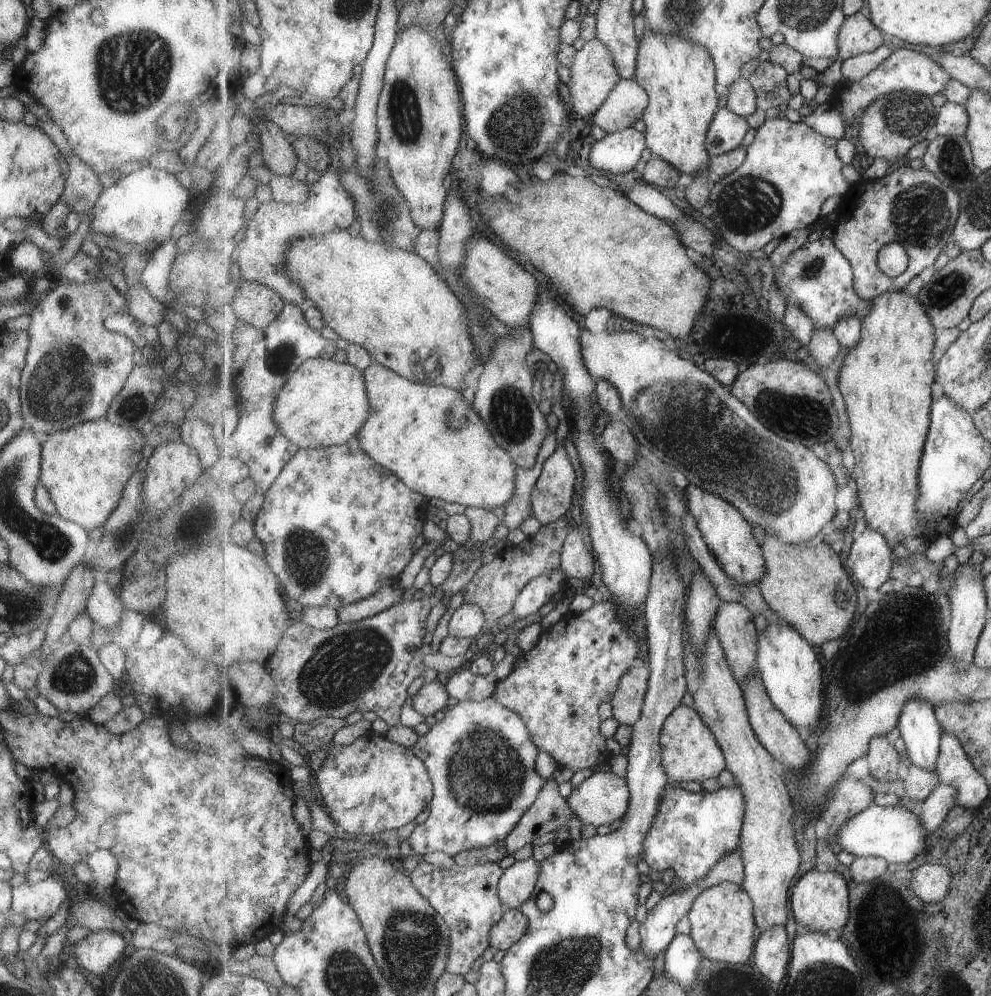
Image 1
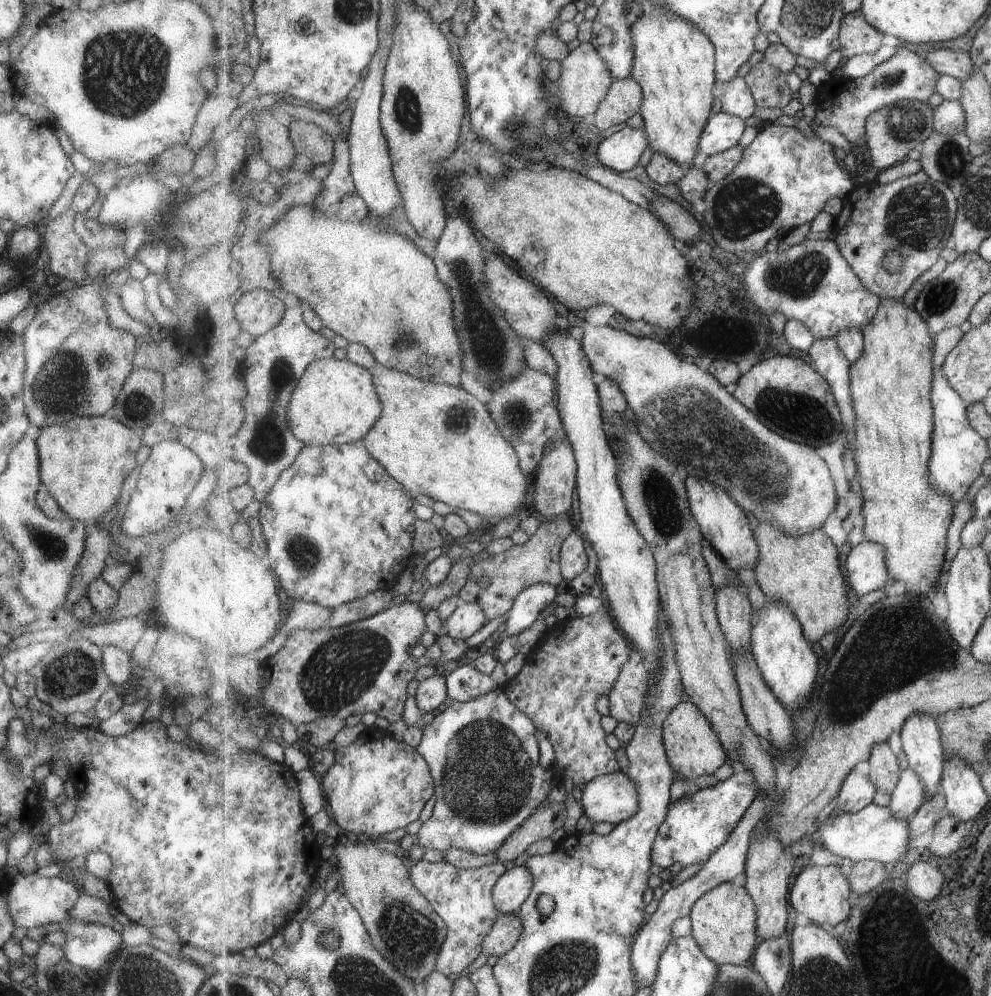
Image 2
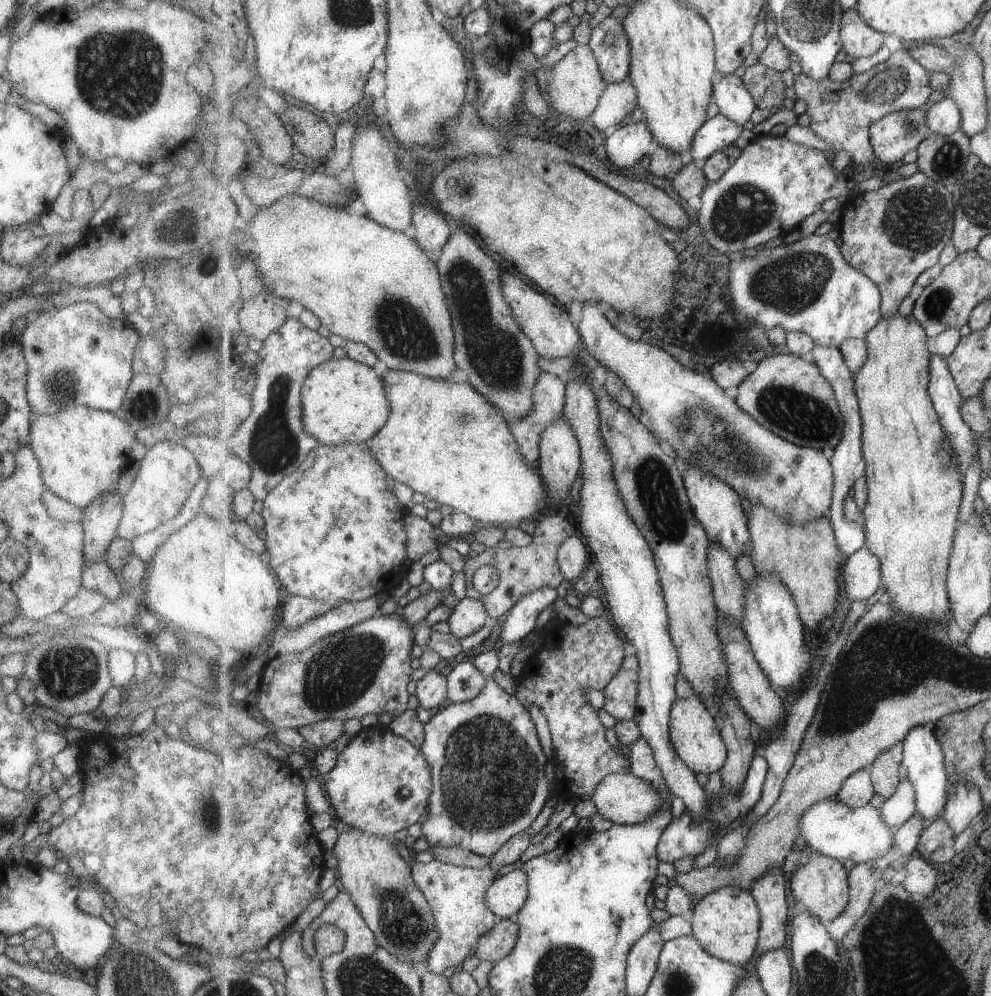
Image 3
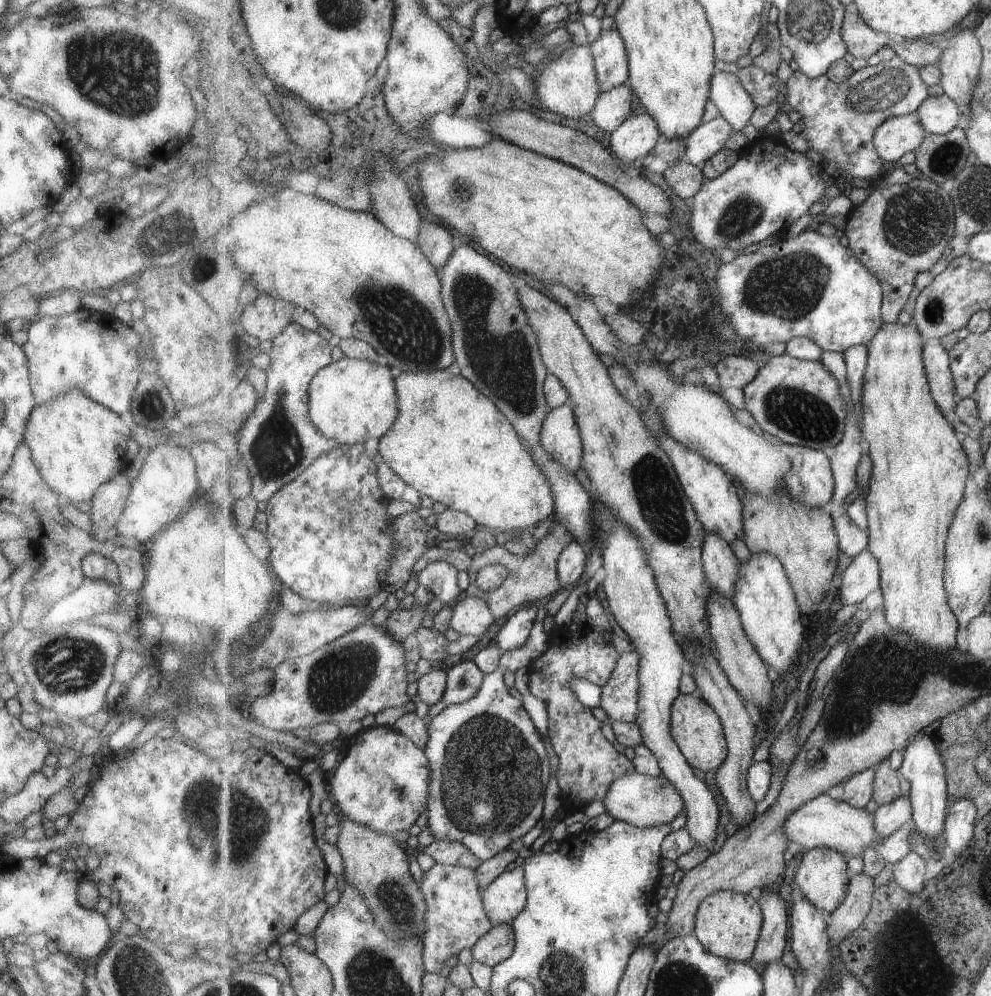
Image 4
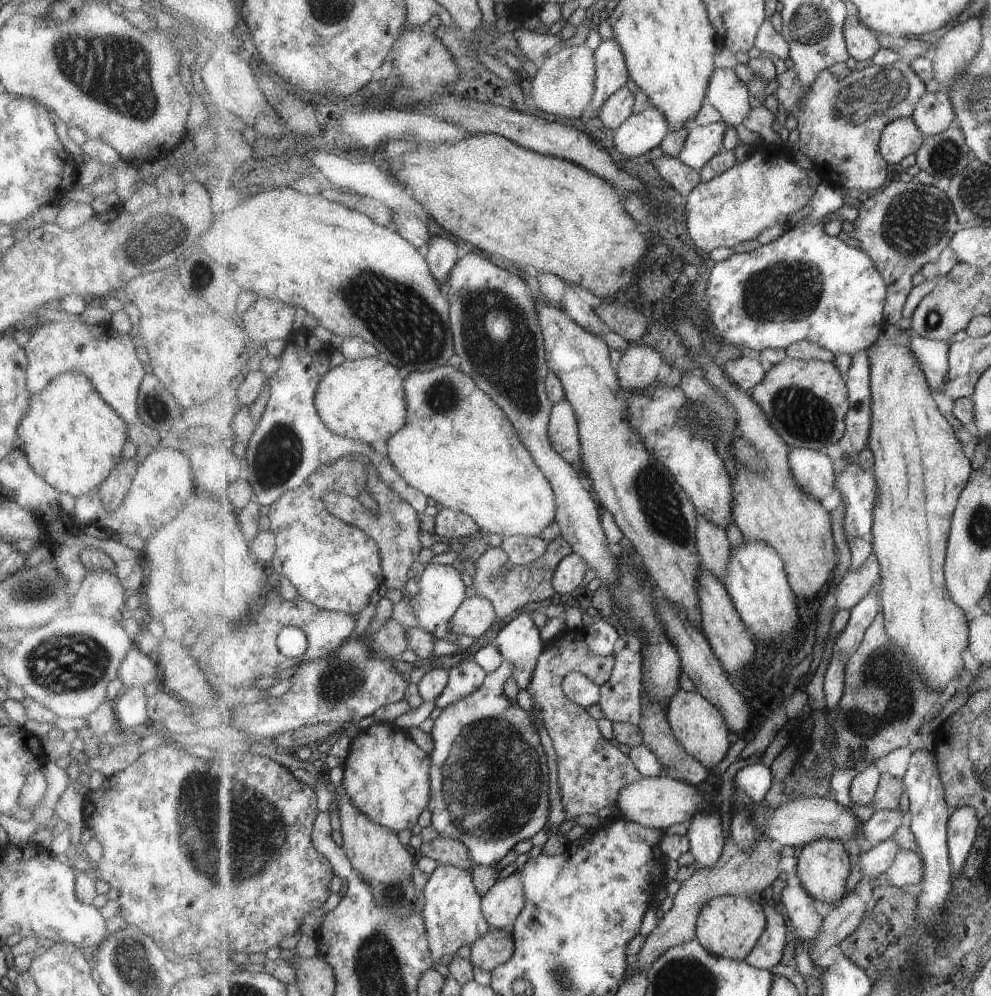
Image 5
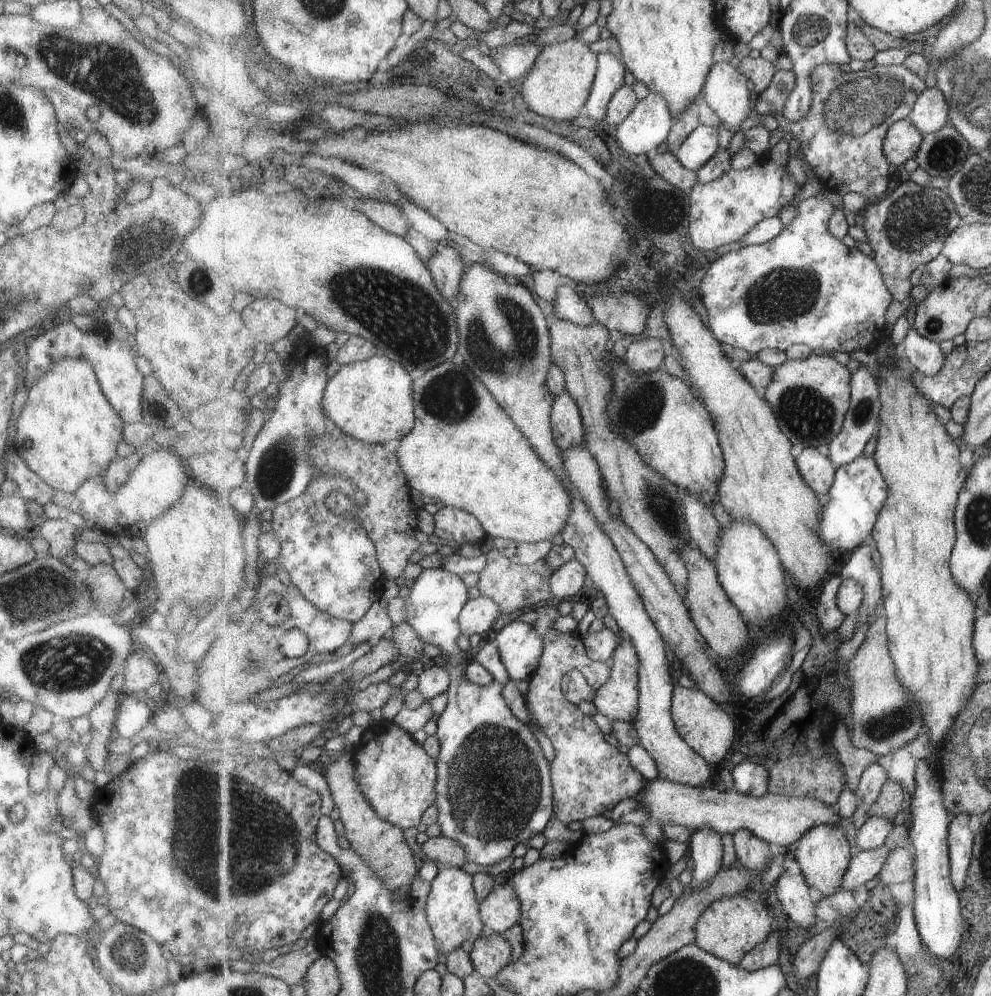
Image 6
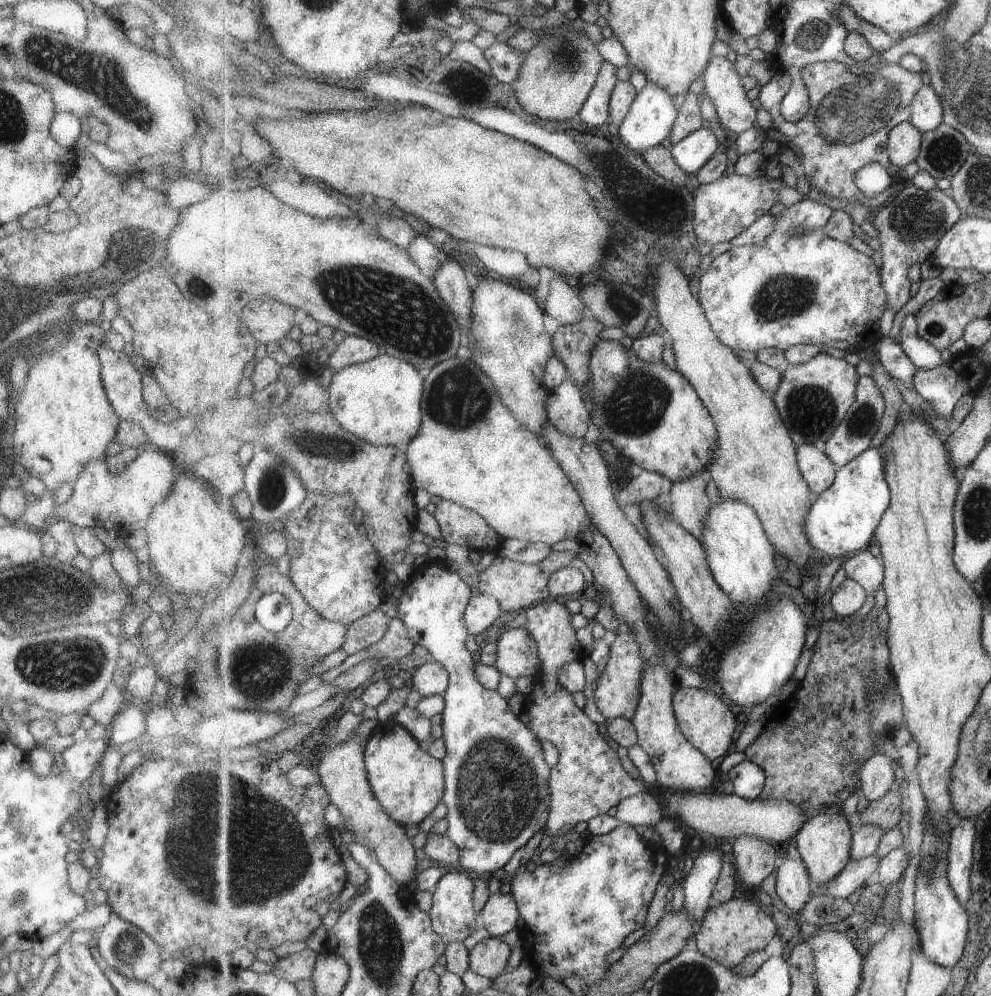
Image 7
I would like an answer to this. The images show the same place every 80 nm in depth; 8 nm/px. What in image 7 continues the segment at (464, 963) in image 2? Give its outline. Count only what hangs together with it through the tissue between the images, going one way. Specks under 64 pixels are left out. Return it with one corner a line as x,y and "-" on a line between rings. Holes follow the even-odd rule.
450,870
445,873
437,886
437,890
432,895
432,907
429,912
434,929
446,945
465,942
477,928
481,927
474,907
476,882
467,874
467,871

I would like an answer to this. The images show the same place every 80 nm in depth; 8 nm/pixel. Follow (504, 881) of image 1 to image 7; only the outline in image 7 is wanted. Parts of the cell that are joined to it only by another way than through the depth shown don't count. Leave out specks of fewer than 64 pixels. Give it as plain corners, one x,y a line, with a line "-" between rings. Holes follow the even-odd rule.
512,892
494,893
483,907
478,918
491,937
503,936
517,928
520,906

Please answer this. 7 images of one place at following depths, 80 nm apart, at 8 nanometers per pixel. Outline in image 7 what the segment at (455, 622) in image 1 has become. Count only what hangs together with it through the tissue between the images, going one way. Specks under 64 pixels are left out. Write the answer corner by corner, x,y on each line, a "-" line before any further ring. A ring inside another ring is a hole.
483,593
472,597
465,613
468,631
474,636
484,635
502,611
500,602
495,597

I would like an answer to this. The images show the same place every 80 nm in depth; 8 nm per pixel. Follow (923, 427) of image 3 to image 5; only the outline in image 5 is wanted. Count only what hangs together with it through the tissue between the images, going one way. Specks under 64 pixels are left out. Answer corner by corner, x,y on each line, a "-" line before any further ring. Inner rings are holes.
887,324
876,345
867,351
873,392
869,447
881,488
880,501
873,510
871,542
880,563
879,589
889,637
903,650
909,662
921,670
921,680
925,686
937,690
940,695
946,693
949,696
954,691
955,682
967,670
961,652
969,651
970,622
965,618
967,612
961,610
949,592
945,564
954,514
974,470
971,468
970,456
963,452
963,444
959,442
953,426
937,408
924,371
913,356
913,334
911,328
903,330
897,325

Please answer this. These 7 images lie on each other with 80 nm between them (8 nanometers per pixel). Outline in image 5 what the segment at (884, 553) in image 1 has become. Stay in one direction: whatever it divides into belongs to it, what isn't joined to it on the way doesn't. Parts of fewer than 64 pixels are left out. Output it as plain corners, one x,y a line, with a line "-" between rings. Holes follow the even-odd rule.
873,553
869,554
869,560
861,570
846,573
838,584
838,608
851,612
875,584
880,585
880,563

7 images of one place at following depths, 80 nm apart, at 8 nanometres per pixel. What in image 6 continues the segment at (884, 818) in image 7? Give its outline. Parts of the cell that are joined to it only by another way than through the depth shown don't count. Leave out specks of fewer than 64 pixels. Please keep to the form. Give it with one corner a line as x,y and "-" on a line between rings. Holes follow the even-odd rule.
891,778
887,779
879,798
870,806
866,816
886,816
892,820
899,812
908,809
906,795
906,790
901,783

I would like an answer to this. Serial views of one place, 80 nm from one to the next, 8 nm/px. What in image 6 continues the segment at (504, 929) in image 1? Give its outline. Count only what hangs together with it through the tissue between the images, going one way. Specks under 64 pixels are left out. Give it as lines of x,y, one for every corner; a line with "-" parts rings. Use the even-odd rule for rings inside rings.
492,933
482,936
470,952
470,958
475,966
476,974
487,978
499,976
499,972
511,964
513,946
503,934

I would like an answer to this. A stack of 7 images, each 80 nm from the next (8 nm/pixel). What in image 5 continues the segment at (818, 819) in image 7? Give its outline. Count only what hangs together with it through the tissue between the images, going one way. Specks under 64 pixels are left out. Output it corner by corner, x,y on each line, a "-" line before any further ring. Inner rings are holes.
817,838
796,852
798,858
797,872
801,874
801,881
809,894
817,901
822,901
830,906
840,905
847,892
847,876
851,874
852,858
847,851
847,846
833,838

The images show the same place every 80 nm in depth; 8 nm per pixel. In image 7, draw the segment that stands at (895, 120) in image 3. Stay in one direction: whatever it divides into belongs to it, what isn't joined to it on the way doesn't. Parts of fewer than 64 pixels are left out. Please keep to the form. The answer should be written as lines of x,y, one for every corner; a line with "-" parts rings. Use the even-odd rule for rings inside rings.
910,120
889,133
888,153
897,173
903,172
908,164
915,162
920,156
924,134

